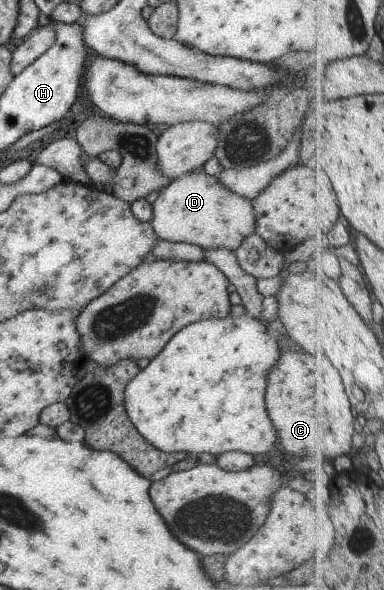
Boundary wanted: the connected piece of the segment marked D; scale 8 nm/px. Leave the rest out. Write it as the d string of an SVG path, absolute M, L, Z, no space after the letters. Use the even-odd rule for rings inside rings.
M205 173L185 174L175 178L166 187L157 191L157 198L151 202L149 227L159 240L192 244L199 248L223 247L233 252L241 239L255 234L253 205L249 199L235 195L225 189L213 176Z

